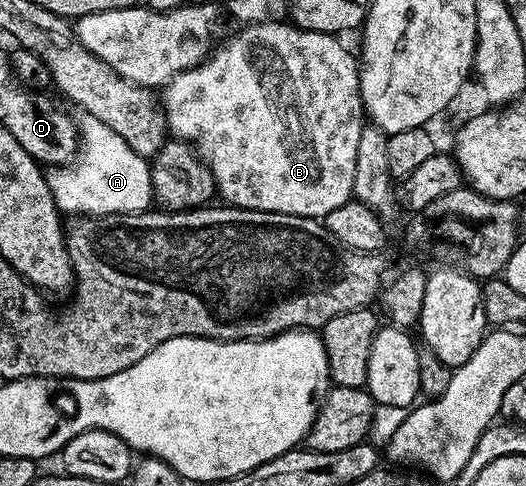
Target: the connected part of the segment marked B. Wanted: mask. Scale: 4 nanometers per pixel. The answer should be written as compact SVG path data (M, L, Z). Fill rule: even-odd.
M268 20L239 28L224 46L212 52L211 58L205 59L200 66L188 65L187 69L169 79L161 90L161 109L170 137L186 142L203 159L203 165L211 168L218 197L226 205L238 206L241 210L264 210L322 220L329 212L333 212L333 208L341 208L341 204L353 198L351 185L353 172L357 172L357 144L365 125L363 101L359 96L359 72L356 59L351 59L350 52L339 43L342 41L336 35L300 30L298 26L284 22Z

